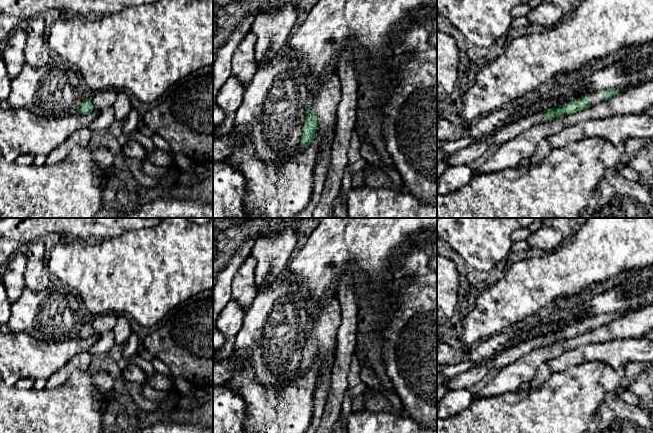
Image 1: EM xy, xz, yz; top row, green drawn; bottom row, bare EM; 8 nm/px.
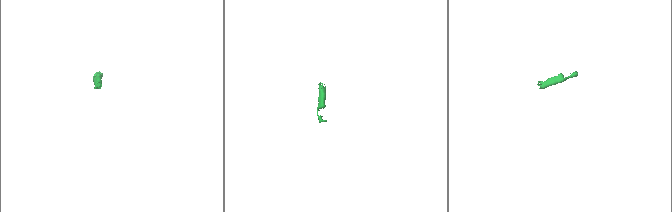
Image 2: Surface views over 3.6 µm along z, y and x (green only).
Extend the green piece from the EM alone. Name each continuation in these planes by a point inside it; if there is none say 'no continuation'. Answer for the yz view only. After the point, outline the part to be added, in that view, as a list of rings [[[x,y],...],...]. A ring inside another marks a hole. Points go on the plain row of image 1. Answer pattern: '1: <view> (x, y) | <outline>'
1: yz (594, 322) | [[[598,315],[596,317],[589,318],[588,329],[592,330],[602,326],[604,324],[604,316],[605,315]]]
2: yz (475, 374) | [[[540,337],[532,338],[520,342],[518,345],[506,349],[502,353],[496,354],[482,363],[475,363],[469,370],[447,380],[448,392],[468,389],[474,384],[482,381],[492,368],[500,370],[502,367],[514,362],[540,346],[546,346],[545,339]]]

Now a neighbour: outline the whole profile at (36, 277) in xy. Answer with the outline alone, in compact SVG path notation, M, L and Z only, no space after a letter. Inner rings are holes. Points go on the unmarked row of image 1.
M41 238L36 239L28 244L23 252L26 255L25 287L34 292L47 289L53 279L43 264L43 240Z

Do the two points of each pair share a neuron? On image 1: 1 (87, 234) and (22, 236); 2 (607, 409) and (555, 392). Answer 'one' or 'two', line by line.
1: one
2: two

